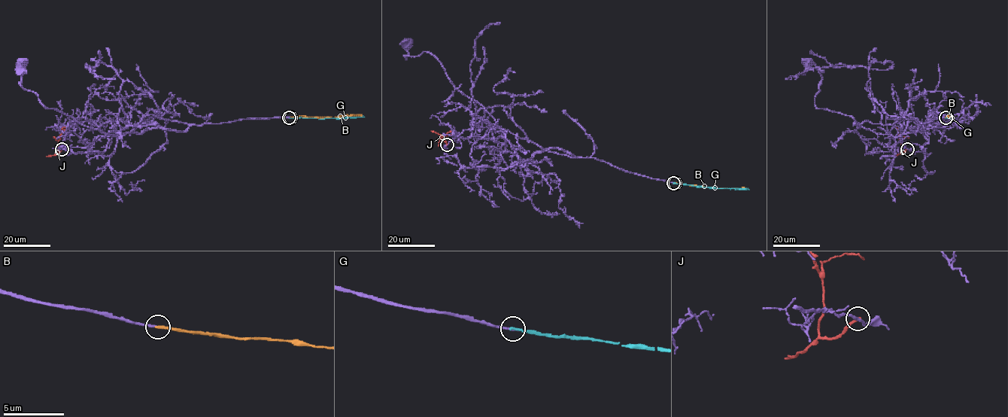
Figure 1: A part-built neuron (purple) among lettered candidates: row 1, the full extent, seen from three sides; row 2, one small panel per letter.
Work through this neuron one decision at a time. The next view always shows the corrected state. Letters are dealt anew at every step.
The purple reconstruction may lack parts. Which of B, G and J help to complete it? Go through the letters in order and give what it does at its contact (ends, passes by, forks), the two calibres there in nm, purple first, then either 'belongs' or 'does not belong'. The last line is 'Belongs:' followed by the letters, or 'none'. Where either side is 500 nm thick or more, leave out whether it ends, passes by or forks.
B: it ends | 180/240 nm | belongs
G: it ends | 240/220 nm | does not belong
J: it ends | 200/220 nm | does not belong
Belongs: B

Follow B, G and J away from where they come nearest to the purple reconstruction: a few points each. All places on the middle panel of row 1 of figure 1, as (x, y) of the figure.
B: (675, 183), (747, 188)
G: (674, 183), (748, 189)
J: (447, 144), (441, 137), (443, 138), (450, 131)

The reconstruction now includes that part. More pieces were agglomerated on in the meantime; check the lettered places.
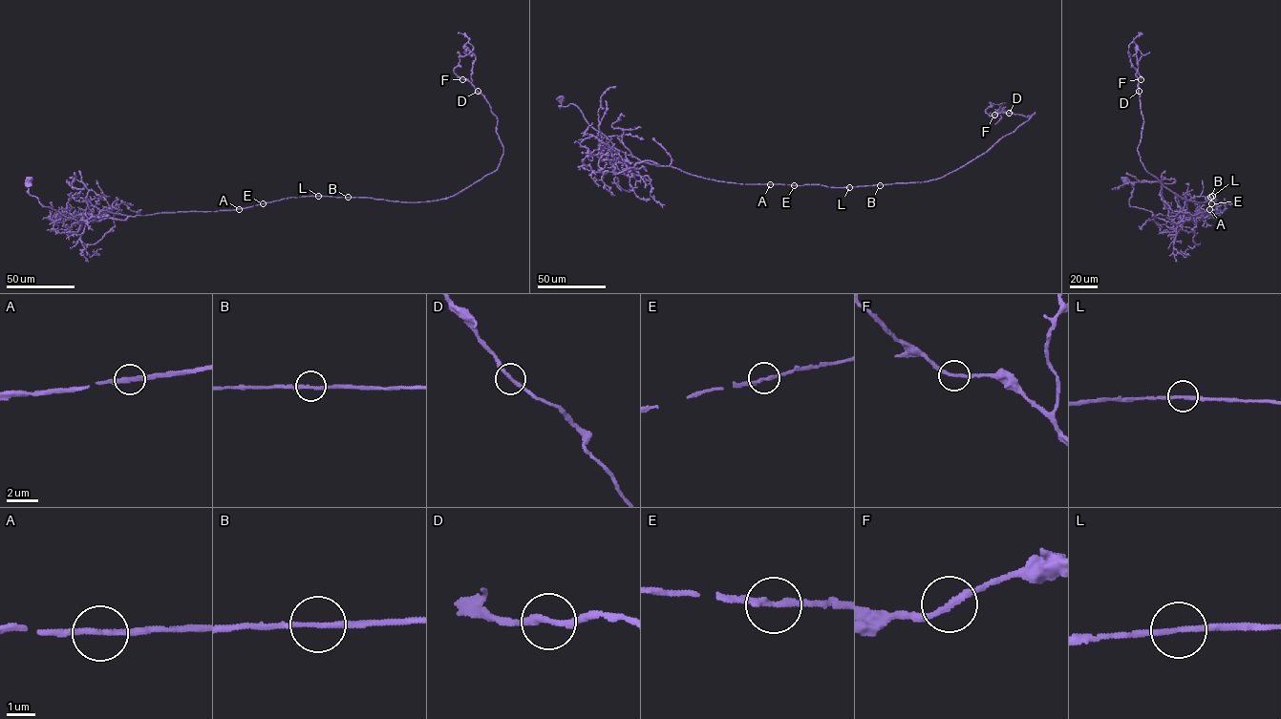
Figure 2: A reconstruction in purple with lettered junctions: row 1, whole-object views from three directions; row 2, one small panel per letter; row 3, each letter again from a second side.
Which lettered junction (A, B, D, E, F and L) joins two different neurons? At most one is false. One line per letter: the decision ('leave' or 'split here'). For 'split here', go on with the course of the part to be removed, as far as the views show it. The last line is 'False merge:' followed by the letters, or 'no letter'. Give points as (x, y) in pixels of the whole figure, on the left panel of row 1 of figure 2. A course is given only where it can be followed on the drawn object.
A: leave
B: leave
D: leave
E: leave
F: leave
L: leave
False merge: no letter

